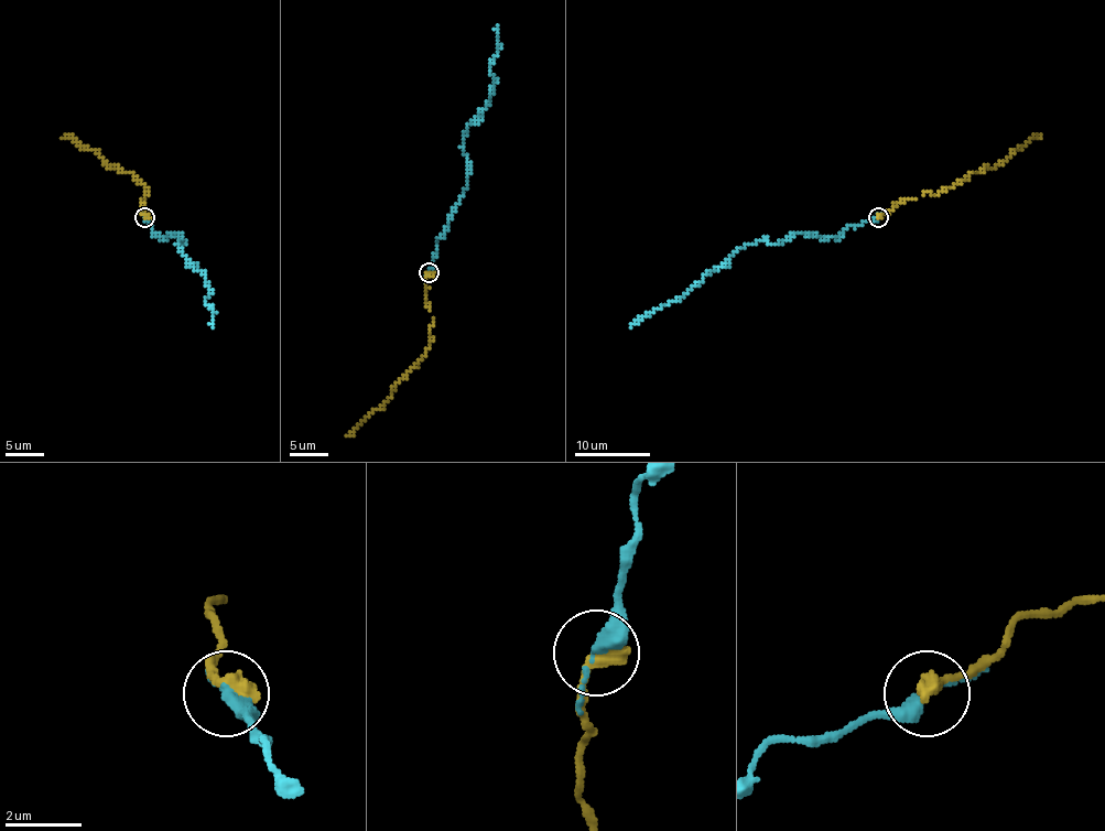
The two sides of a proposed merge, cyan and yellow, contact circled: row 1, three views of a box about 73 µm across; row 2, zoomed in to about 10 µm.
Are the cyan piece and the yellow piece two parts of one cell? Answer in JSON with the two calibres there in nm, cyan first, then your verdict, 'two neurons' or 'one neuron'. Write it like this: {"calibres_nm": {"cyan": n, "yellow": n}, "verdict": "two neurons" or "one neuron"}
{"calibres_nm": {"cyan": 300, "yellow": 480}, "verdict": "one neuron"}

